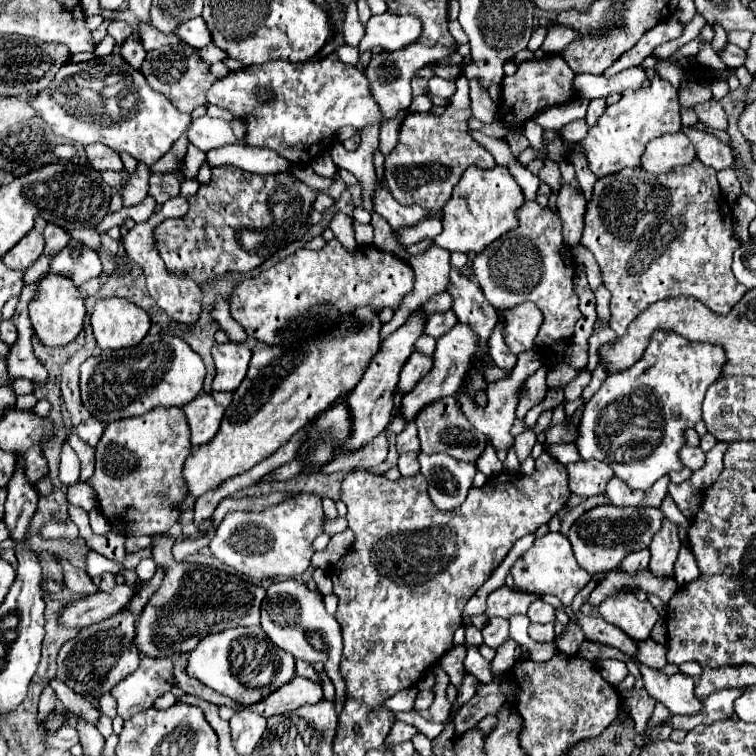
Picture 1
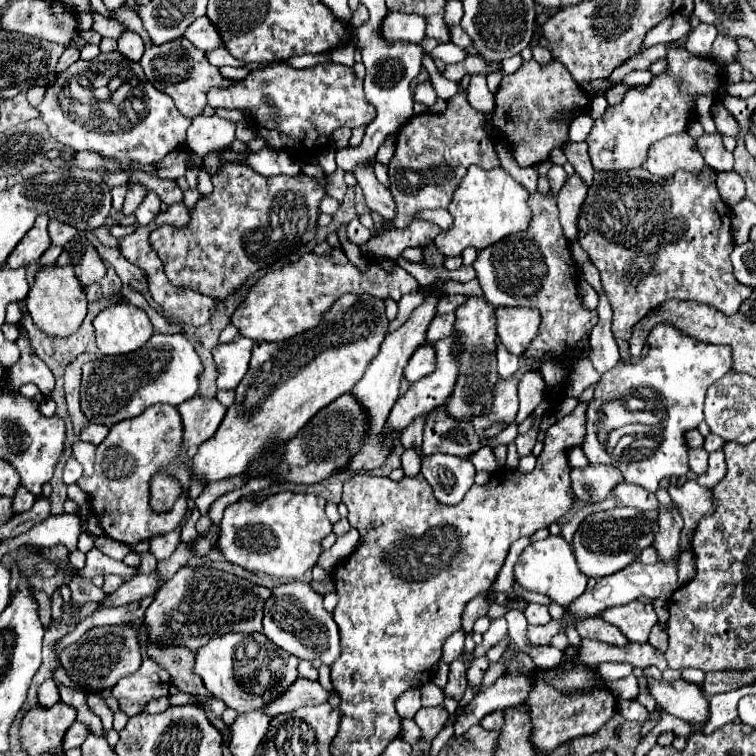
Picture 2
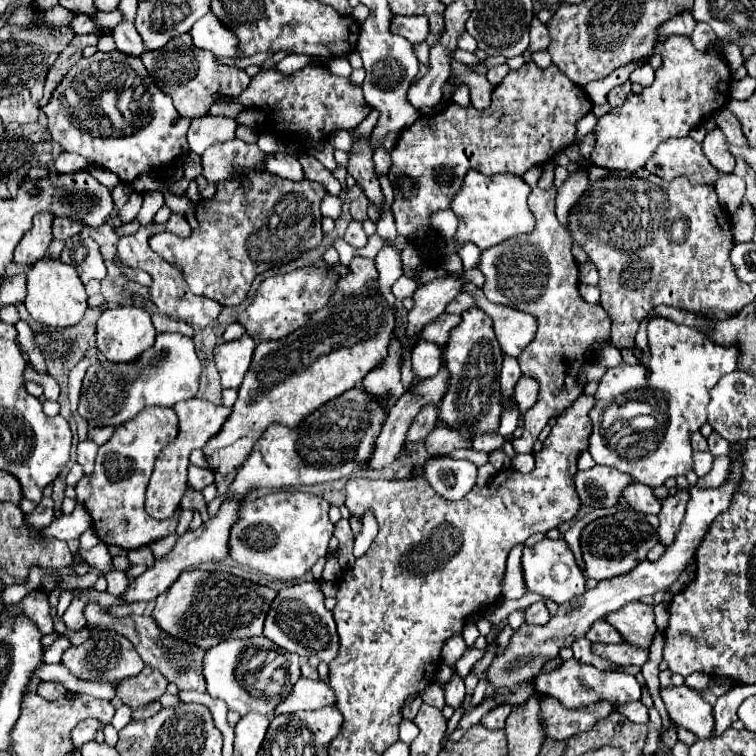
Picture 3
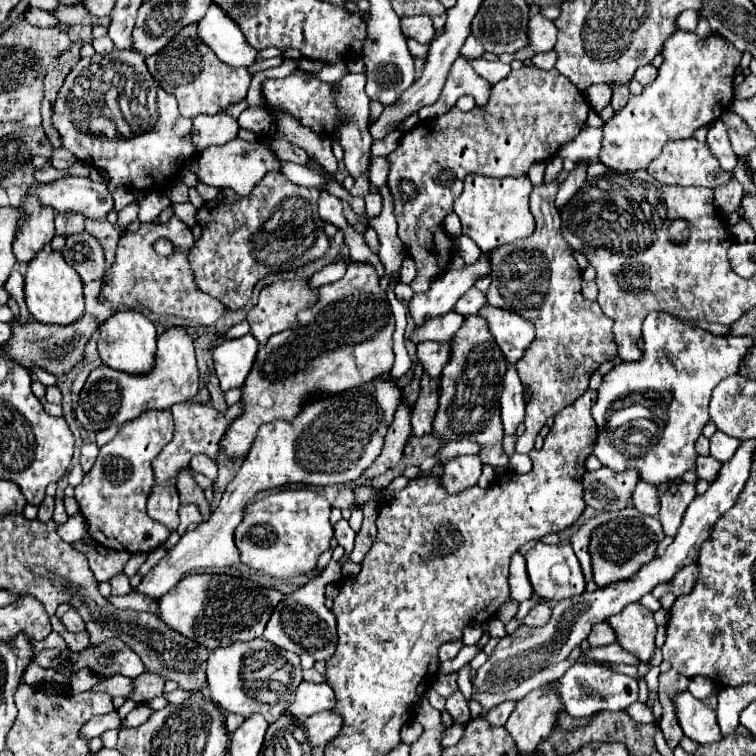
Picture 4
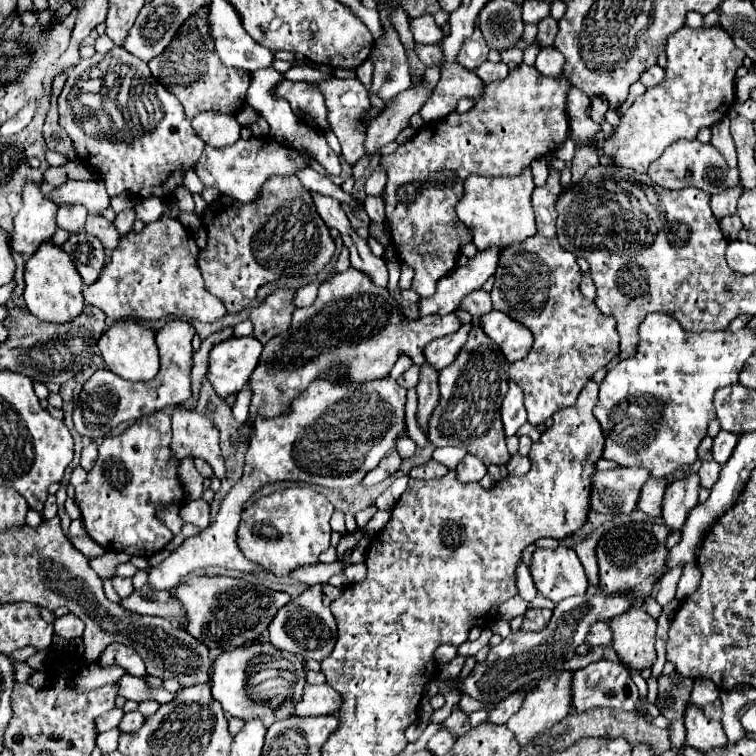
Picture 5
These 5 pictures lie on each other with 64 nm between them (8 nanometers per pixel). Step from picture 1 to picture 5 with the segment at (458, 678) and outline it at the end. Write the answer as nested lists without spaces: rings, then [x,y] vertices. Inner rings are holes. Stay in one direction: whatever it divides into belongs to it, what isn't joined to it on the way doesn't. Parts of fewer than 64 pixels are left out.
[[[454,708],[452,714],[450,714],[450,718],[442,722],[442,728],[448,730],[448,732],[452,732],[456,738],[460,738],[460,736],[464,736],[470,730],[470,722],[468,722],[468,716],[464,712],[460,712],[458,708]]]

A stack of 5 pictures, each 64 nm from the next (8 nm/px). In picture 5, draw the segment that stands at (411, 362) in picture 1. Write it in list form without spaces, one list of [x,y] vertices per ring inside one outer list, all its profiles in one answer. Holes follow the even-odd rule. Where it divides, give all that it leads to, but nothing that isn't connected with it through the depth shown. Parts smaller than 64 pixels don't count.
[[[472,322],[470,324],[464,324],[456,334],[448,334],[448,338],[438,338],[438,340],[432,340],[426,348],[424,348],[424,354],[426,354],[426,360],[436,368],[436,370],[442,370],[446,368],[448,364],[454,362],[456,354],[460,352],[460,348],[464,346],[464,342],[468,340],[468,334],[472,330]]]

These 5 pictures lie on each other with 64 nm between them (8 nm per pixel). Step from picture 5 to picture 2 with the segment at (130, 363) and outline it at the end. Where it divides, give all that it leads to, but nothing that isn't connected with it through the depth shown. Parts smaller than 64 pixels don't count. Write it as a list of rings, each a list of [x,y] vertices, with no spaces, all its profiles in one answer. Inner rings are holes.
[[[112,304],[94,318],[96,346],[104,356],[130,354],[144,346],[154,326],[148,314],[132,304]]]

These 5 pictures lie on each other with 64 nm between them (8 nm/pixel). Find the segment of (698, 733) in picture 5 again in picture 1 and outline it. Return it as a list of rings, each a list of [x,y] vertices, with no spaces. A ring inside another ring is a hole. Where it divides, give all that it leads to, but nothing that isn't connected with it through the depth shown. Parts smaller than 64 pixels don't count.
[[[640,666],[640,672],[648,694],[654,700],[662,702],[670,710],[670,714],[680,714],[680,716],[698,714],[700,706],[704,706],[702,700],[696,698],[694,694],[694,680],[690,676],[684,674],[666,676],[660,670],[648,666]]]

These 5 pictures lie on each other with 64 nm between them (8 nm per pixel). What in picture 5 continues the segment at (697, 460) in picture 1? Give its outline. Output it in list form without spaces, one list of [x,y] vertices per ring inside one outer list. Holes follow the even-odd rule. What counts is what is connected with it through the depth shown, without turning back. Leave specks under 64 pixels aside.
[[[710,460],[710,462],[702,462],[702,468],[698,470],[698,476],[700,476],[700,484],[702,484],[702,488],[706,488],[706,490],[712,490],[712,486],[718,482],[718,478],[720,478],[720,470],[722,470],[722,466],[718,464],[718,462],[714,462],[714,460]]]

